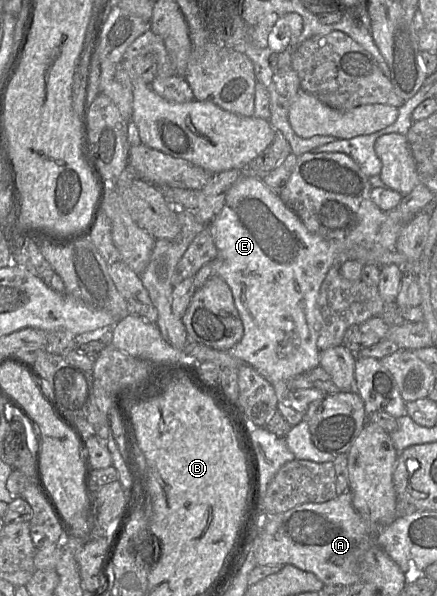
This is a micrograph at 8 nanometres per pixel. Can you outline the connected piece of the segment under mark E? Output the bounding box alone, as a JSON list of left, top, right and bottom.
[208,174,406,402]

